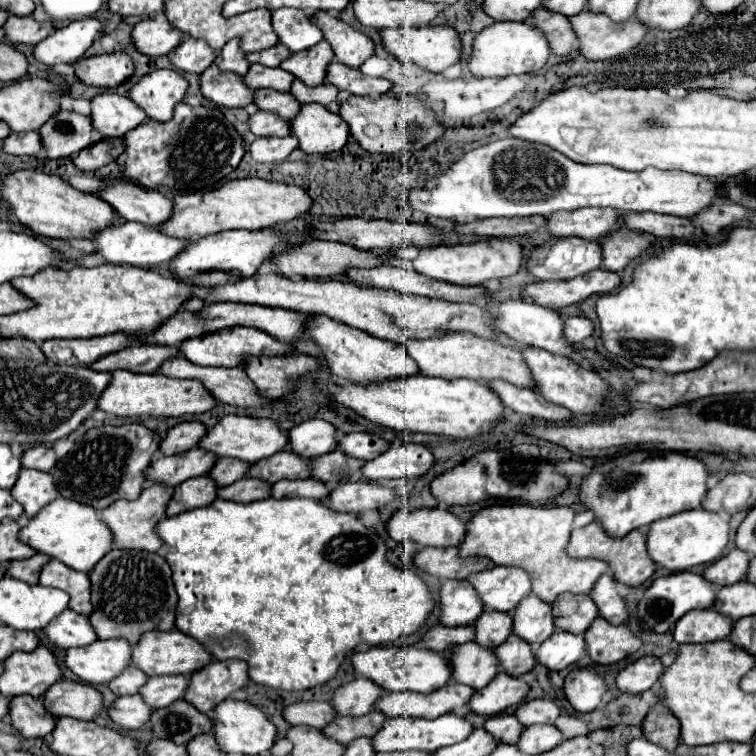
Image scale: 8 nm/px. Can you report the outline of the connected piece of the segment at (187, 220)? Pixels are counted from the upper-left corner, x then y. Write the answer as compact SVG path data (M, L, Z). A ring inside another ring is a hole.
M236 179L224 183L220 189L212 189L206 193L184 193L174 195L174 211L164 225L158 225L164 235L178 239L200 239L210 233L230 231L230 229L248 229L258 231L276 223L286 223L298 215L304 215L310 209L310 197L302 187L270 183L264 179Z

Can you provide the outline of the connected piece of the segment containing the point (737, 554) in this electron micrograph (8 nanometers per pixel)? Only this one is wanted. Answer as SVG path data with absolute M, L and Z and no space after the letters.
M732 549L728 555L706 567L702 573L710 583L724 587L724 585L734 585L738 581L746 579L748 565L750 565L750 553L744 553L740 549Z

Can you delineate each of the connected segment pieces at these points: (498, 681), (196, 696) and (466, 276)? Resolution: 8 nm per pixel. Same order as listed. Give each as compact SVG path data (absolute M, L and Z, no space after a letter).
M500 671L484 689L474 693L470 707L474 713L480 713L480 715L498 715L504 709L522 703L528 691L530 687L524 679L516 679Z
M212 661L198 673L190 677L186 701L196 705L202 713L212 713L220 701L226 701L234 691L248 683L248 663L246 661Z
M482 239L476 243L458 245L438 245L432 249L420 249L418 257L412 261L414 271L436 281L446 281L452 285L482 285L492 279L502 279L514 275L522 265L522 247L516 239Z

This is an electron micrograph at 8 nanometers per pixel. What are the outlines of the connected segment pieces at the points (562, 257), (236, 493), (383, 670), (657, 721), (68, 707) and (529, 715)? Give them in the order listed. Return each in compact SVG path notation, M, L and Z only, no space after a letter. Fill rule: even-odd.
M566 237L536 247L526 267L538 281L560 281L590 273L598 269L600 263L602 251L598 241Z
M244 477L228 487L220 487L218 489L218 497L220 499L228 499L228 501L238 501L238 503L250 503L250 501L260 501L260 499L268 499L272 497L272 485L260 479L252 479L252 477Z
M416 645L410 647L372 647L362 653L352 655L354 671L378 683L386 691L418 691L430 693L442 689L450 681L450 667L444 655L432 653L430 649L420 649Z
M660 701L652 711L648 711L642 733L648 741L654 741L656 745L662 745L664 749L676 749L680 739L680 721L678 717Z
M60 681L44 695L44 705L52 715L92 721L102 711L102 693L82 681Z
M534 699L534 701L522 703L516 711L516 717L524 727L530 727L536 723L554 725L556 719L560 717L560 707L550 699Z

